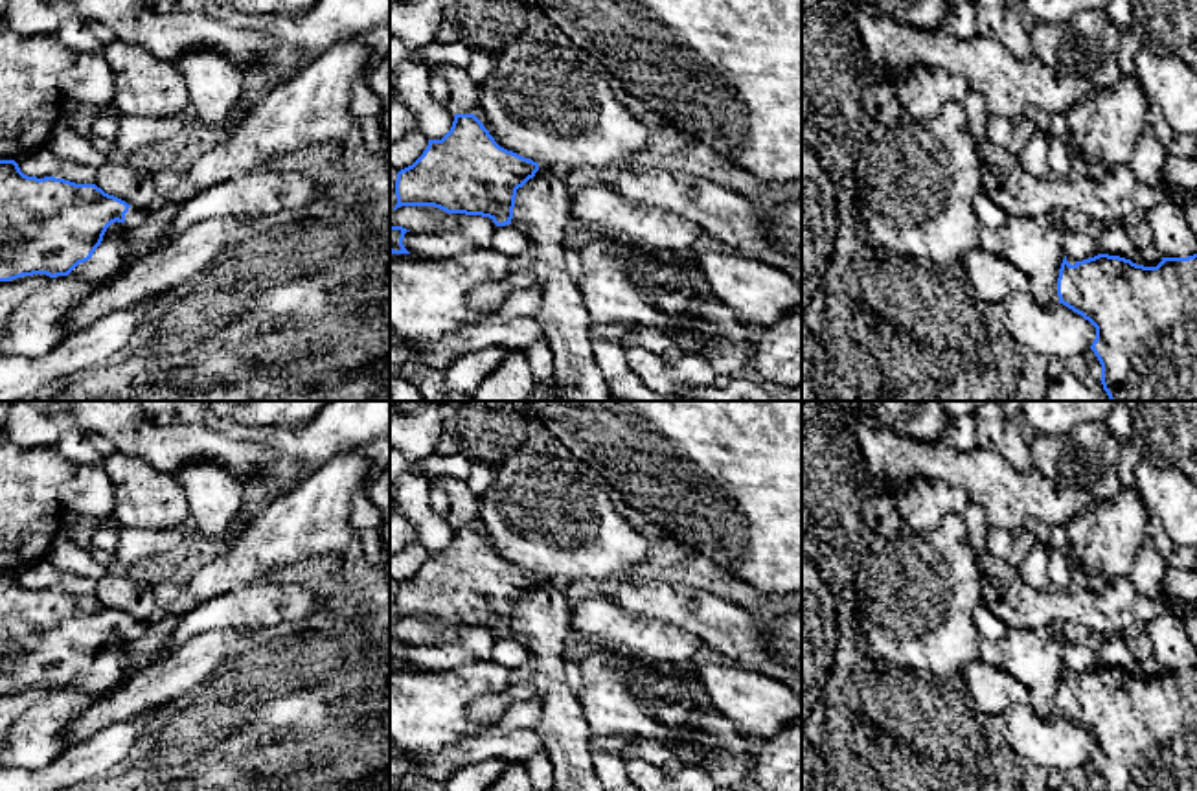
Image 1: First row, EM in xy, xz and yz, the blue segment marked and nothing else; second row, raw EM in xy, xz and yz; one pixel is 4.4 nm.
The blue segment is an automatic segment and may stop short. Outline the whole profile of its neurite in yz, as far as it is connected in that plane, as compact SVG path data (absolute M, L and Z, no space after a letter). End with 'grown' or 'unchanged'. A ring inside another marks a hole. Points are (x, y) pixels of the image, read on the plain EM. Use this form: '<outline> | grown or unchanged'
M1098 666L1070 677L1065 668L1057 690L1057 708L1059 716L1081 727L1096 739L1090 762L1101 776L1101 791L1197 791L1197 666L1188 670L1162 670L1157 679L1136 677L1131 671L1109 666Z | unchanged

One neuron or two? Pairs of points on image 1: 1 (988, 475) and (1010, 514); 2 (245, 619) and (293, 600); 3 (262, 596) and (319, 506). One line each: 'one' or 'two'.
1: one
2: one
3: two

